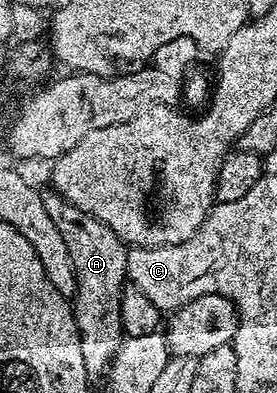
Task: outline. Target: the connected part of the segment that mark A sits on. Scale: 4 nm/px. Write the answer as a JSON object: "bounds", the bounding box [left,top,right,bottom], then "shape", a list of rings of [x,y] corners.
{"bounds":[42,193,129,377],"shape":[[[48,193],[43,196],[42,202],[69,254],[69,265],[76,282],[76,291],[70,302],[85,371],[90,377],[103,376],[124,335],[120,320],[120,293],[126,283],[129,248],[105,223],[99,223],[93,215],[70,205],[70,201],[62,196]]]}

